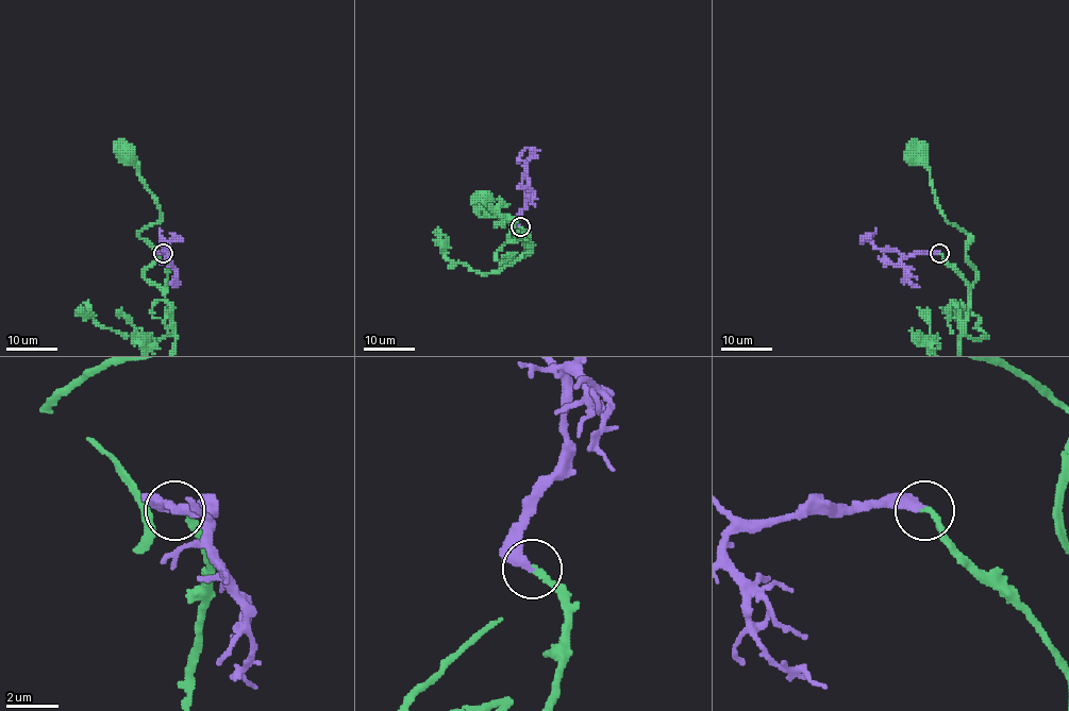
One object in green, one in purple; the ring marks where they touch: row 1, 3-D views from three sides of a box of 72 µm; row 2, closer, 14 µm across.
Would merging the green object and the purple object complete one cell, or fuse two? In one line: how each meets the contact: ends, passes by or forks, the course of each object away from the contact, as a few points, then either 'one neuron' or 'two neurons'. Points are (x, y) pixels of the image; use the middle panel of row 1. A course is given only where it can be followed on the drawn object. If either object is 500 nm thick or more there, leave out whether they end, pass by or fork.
green ends; purple ends; course green (520, 226), (527, 235), (524, 252), (501, 264), (514, 253), (500, 259), (496, 253), (518, 229), (482, 203); course purple (520, 226), (527, 165), (519, 157), (528, 147), (533, 152), (528, 159); one neuron

